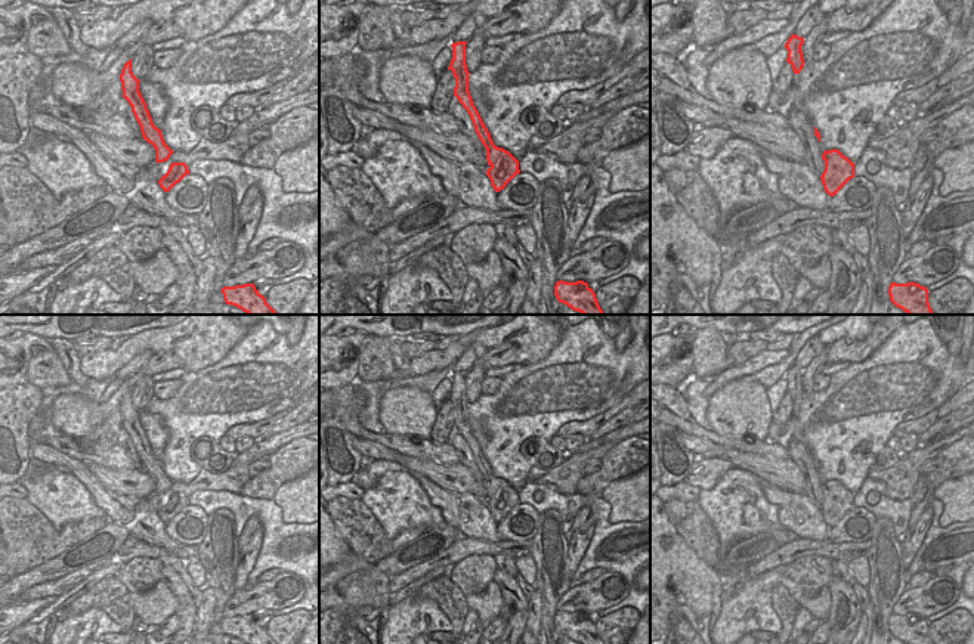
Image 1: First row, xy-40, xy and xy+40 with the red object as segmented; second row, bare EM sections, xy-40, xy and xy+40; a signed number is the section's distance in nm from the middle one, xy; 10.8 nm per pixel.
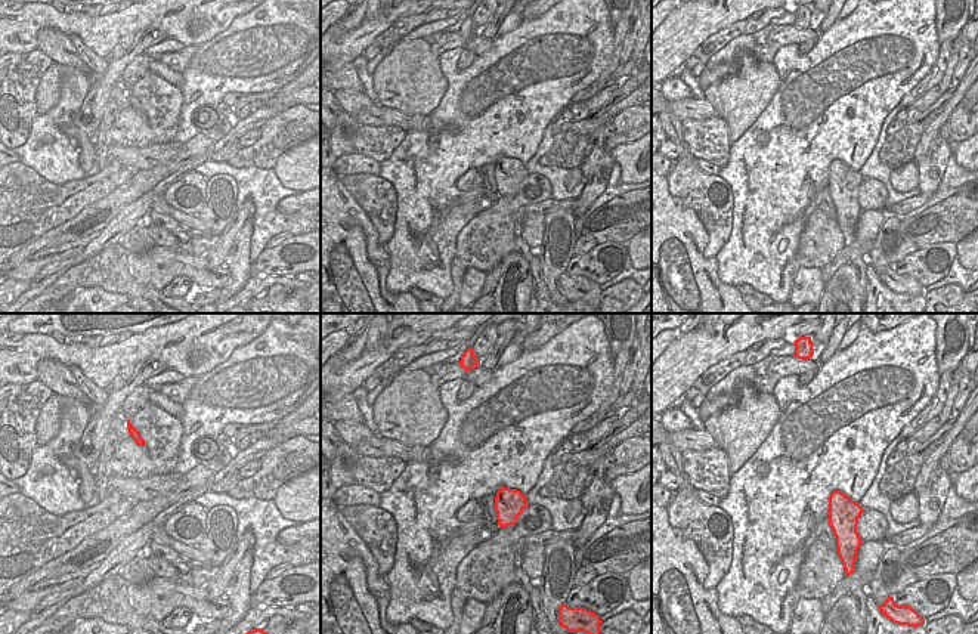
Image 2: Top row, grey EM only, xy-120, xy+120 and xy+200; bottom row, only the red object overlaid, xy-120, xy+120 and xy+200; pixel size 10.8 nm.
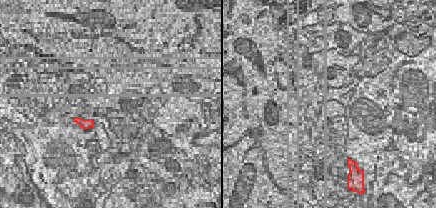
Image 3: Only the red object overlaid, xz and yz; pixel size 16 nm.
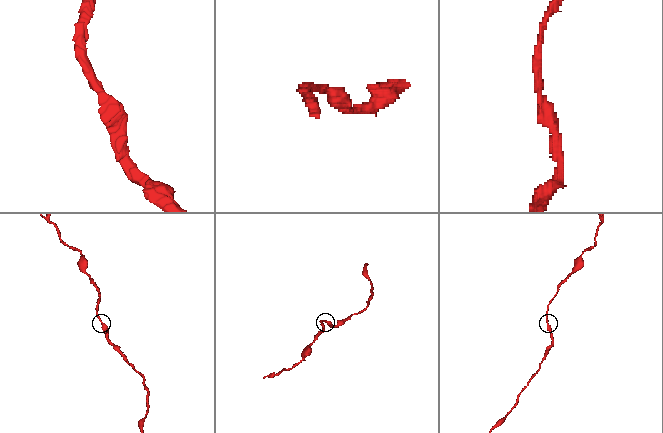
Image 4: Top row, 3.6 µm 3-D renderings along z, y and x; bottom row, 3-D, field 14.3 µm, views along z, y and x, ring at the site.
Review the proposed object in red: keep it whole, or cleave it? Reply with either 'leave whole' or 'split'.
leave whole

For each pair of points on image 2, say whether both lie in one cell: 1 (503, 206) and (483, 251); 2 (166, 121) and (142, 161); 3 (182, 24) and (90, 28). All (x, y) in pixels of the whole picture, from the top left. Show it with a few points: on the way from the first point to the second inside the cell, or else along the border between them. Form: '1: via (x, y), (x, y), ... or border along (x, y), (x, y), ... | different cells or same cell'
1: via (498, 217), (486, 240) | same cell
2: border along (173, 139), (164, 144), (142, 147), (115, 145) | different cells
3: via (160, 19), (130, 19), (113, 27) | same cell

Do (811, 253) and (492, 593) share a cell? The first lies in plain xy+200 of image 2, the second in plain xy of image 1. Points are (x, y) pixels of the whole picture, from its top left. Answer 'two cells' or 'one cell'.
two cells

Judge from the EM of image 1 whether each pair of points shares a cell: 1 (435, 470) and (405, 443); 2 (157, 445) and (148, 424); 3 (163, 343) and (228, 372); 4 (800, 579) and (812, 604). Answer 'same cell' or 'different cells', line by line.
1: different cells
2: same cell
3: different cells
4: different cells

